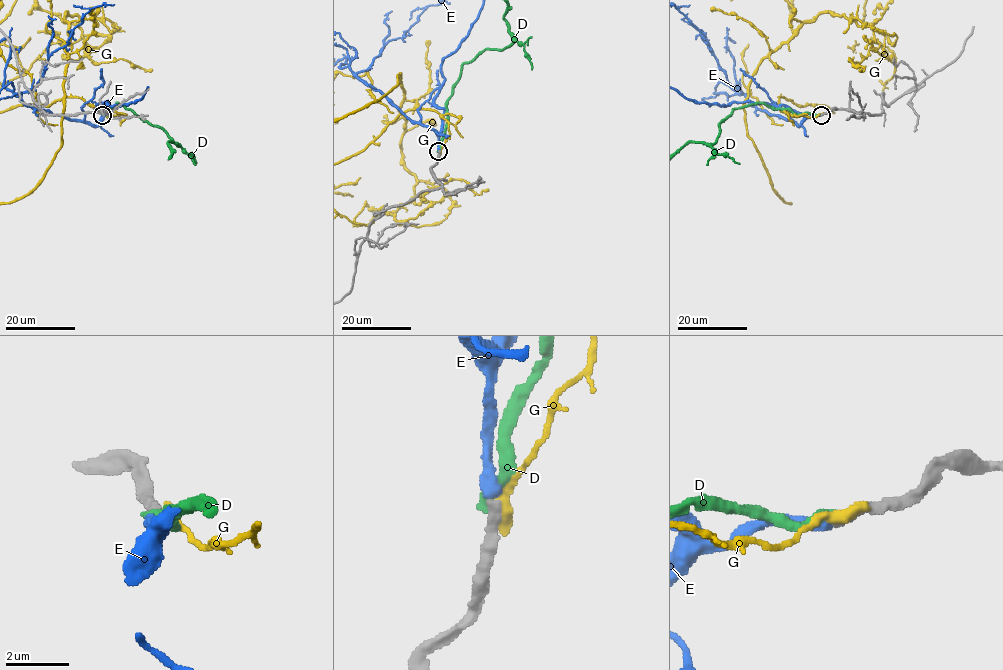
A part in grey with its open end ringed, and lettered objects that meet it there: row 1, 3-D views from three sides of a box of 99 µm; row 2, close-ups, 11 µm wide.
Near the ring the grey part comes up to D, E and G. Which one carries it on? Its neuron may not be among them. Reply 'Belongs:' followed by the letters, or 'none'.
Belongs: E

